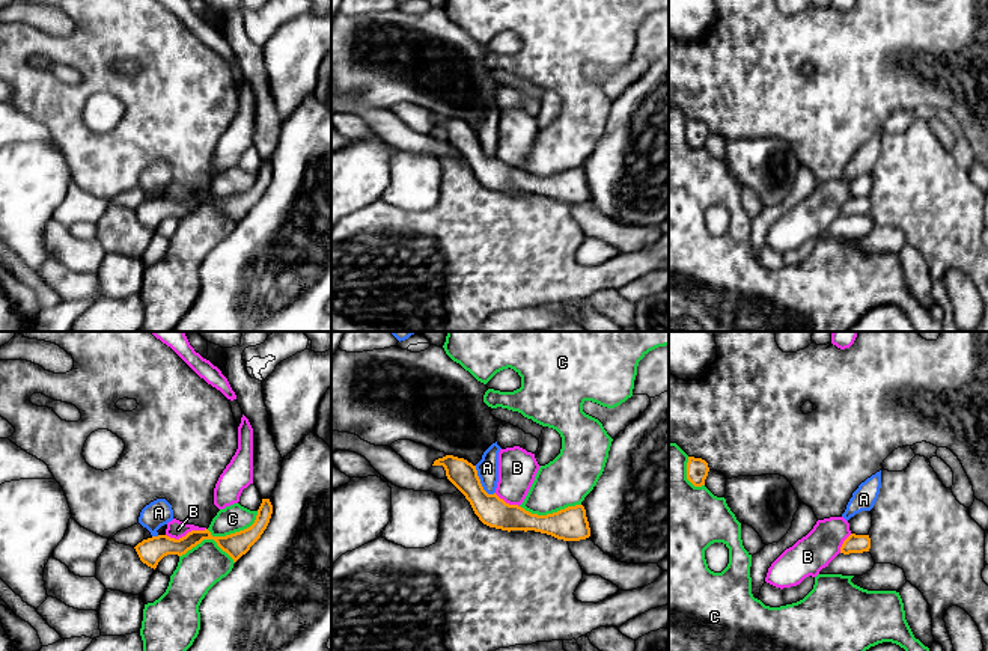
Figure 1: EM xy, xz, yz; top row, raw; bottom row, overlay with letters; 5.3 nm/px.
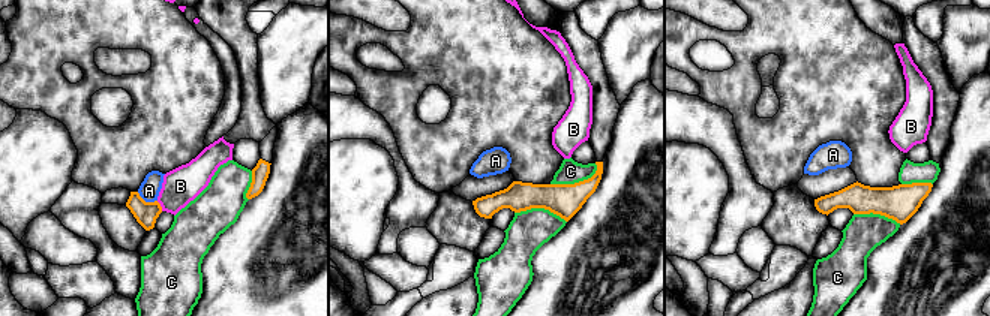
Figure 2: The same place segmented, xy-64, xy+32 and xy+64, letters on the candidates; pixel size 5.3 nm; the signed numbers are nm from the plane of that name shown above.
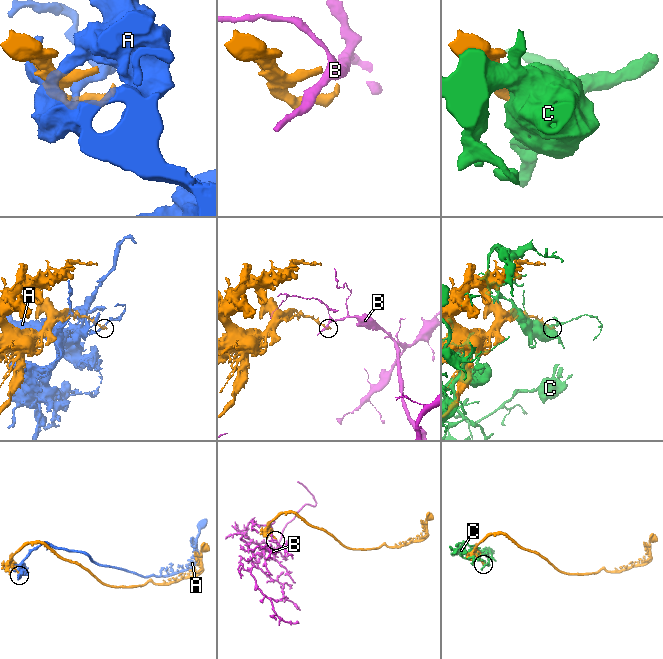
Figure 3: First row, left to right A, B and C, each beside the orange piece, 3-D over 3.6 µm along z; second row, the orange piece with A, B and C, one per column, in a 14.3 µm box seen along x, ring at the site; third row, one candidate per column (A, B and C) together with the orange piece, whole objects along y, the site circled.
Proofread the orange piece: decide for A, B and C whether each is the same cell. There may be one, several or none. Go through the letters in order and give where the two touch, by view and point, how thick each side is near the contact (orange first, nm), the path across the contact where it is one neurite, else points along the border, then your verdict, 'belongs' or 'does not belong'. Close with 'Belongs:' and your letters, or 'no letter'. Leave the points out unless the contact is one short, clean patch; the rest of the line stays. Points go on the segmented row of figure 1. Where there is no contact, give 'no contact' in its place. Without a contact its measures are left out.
A: meets orange in xz at (479, 482); 160 nm thick on the orange side, 110 nm on the other; does not belong
B: meets orange in xy at (187, 534); 140 nm thick on the orange side, 100 nm on the other; border along xy (205, 528), (189, 531), (178, 538), (166, 535); does not belong
C: meets orange in xy at (222, 537); 130 nm thick on the orange side, 150 nm on the other; does not belong
Belongs: no letter

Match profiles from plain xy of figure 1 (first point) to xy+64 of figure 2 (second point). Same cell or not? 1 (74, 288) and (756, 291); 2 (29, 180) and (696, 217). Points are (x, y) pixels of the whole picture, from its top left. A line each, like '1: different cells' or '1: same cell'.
1: different cells
2: same cell

